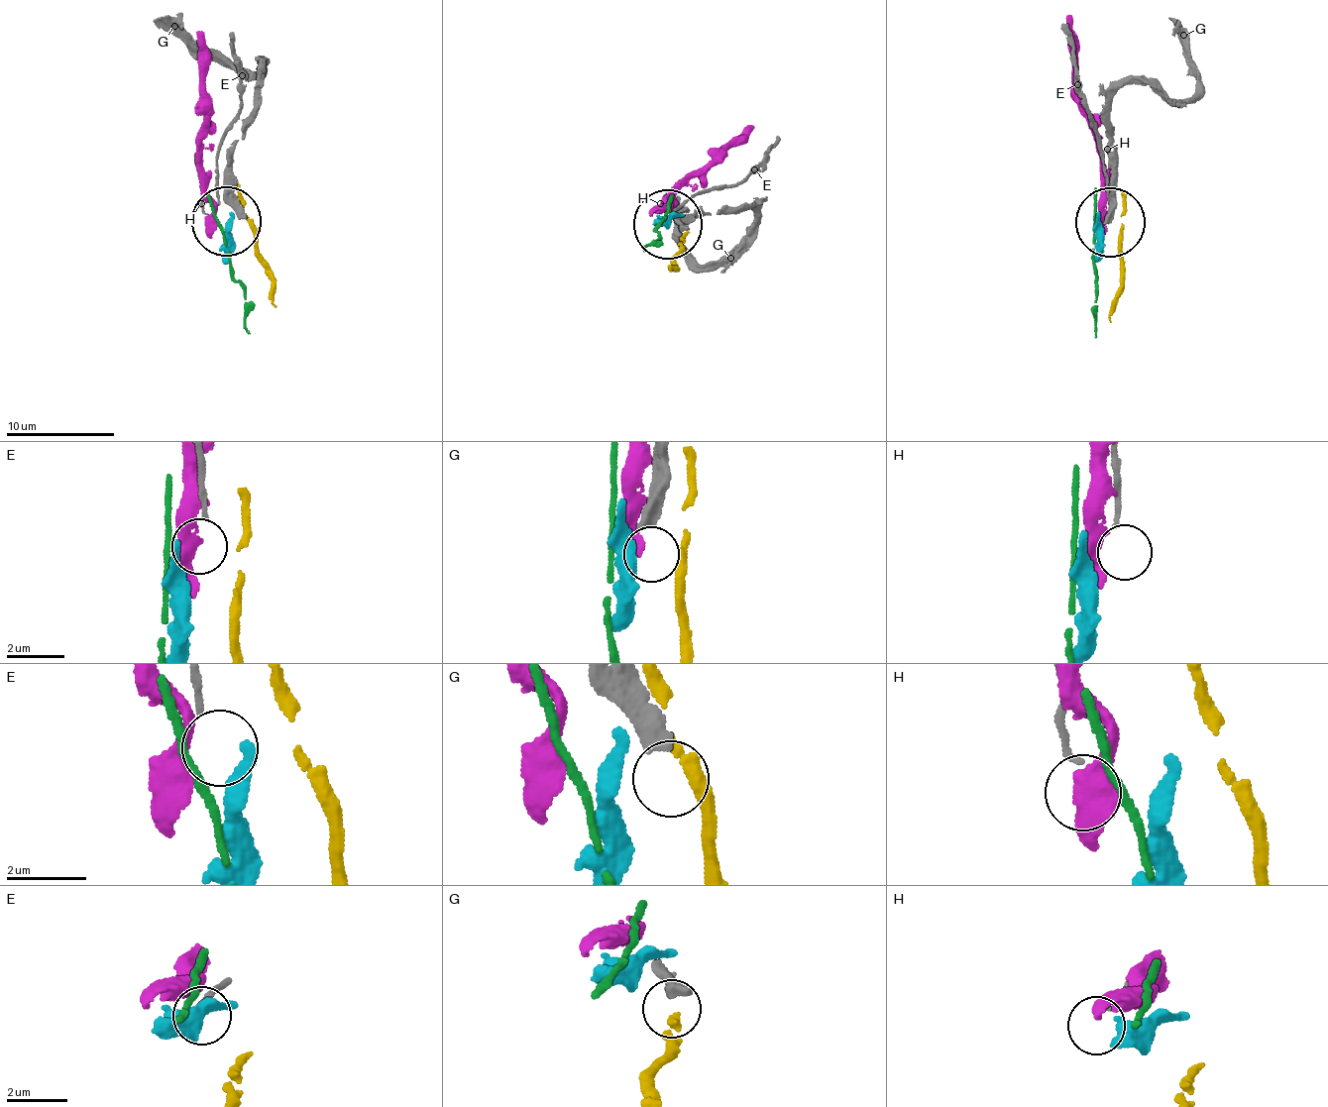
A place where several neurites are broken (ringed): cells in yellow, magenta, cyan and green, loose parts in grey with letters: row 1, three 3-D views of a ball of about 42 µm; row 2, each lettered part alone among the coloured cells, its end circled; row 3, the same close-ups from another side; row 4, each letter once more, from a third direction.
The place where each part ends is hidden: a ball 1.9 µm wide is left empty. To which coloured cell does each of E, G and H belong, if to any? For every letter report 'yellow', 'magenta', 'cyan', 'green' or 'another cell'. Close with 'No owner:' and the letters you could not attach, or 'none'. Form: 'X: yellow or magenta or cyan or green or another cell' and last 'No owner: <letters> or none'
E: another cell
G: another cell
H: another cell
No owner: E, G, H

